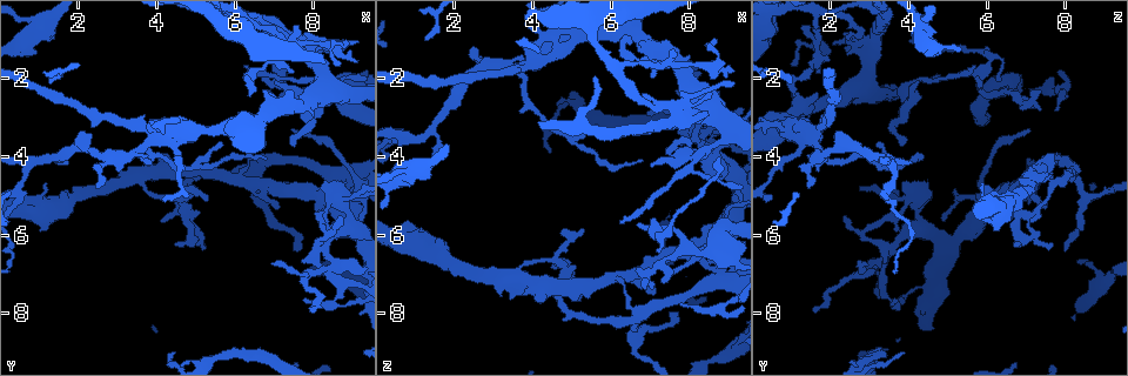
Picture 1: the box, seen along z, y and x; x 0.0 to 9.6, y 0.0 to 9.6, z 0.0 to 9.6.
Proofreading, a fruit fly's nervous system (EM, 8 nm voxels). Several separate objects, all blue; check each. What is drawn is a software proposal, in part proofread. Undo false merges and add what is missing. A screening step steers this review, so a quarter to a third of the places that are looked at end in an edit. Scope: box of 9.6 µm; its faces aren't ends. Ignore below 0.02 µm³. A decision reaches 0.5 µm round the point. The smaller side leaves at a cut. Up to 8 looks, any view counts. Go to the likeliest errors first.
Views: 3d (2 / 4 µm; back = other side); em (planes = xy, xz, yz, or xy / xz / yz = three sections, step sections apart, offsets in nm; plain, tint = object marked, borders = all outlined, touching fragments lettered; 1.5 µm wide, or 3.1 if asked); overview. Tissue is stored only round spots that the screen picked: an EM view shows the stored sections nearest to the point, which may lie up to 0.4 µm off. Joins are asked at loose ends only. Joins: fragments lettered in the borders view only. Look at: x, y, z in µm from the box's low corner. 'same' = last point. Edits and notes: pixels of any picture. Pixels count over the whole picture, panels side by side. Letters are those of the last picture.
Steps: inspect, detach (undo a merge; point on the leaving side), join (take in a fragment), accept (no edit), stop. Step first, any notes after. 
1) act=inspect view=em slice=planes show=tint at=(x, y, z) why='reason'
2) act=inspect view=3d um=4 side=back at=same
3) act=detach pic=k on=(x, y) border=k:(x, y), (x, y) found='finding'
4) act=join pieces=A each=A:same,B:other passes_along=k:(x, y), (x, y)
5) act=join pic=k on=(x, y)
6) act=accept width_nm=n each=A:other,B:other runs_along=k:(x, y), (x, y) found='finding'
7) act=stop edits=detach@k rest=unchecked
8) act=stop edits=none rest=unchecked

act=inspect view=em slice=planes show=tint at=(6.95, 6.70, 2.95) why='thin end'

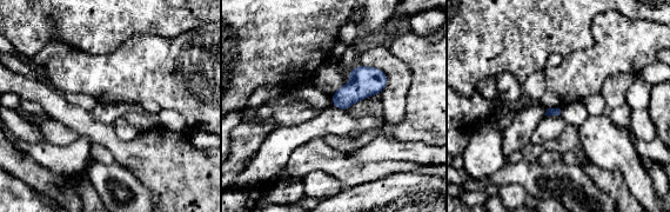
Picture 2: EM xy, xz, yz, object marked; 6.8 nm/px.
act=inspect view=em slice=planes show=borders at=same why='see the neighbours'

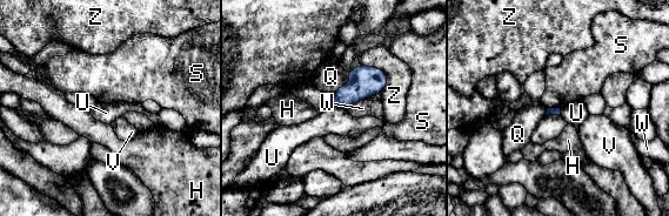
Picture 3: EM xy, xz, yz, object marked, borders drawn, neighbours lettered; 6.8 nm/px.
act=accept each=H:other,Q:other,S:other,U:other,V:other,W:other,Z:other border=3:(548, 107), (560, 108) found='no lettered fragment goes on from it'

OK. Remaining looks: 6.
act=inspect view=em slice=planes show=plain at=(9.10, 7.25, 9.00) why='narrows sharply'

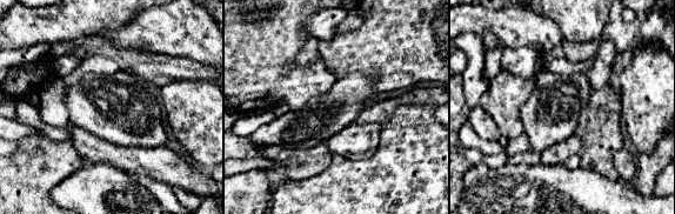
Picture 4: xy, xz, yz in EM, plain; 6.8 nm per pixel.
act=inspect view=em slice=planes show=borders at=same why='see the neighbours'

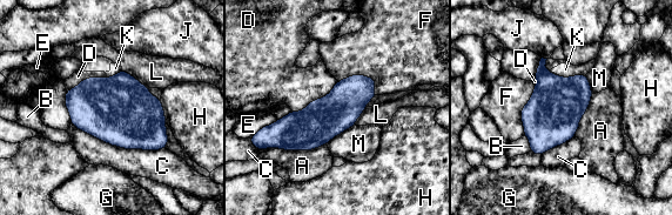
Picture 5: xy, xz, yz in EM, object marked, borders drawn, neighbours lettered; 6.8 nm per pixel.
act=accept each=A:other,B:other,C:other,D:other,E:other,F:other,G:other,H:other,J:other,K:other,L:other,M:other border=5:(326, 143), (304, 150), (270, 148) found='one cell here'

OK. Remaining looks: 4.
act=inspect view=em slice=planes show=tint at=(7.35, 1.05, 1.70) why='abrupt turn'

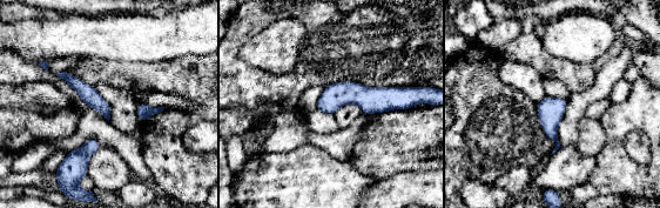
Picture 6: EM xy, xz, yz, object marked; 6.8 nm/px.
act=inspect view=em slice=planes show=borders at=same

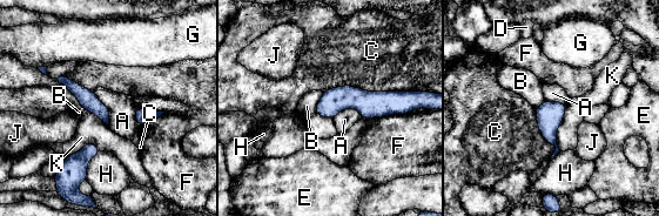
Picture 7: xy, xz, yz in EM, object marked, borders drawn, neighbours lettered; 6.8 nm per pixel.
act=accept width_nm=120 each=A:other,B:other,C:other,D:other,E:other,F:other,G:other,H:other,J:other,K:other runs_along=7:(401, 105), (334, 101), (318, 110) found='continuous, no second cell'

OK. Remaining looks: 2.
act=stop edits=none rest=unchecked

